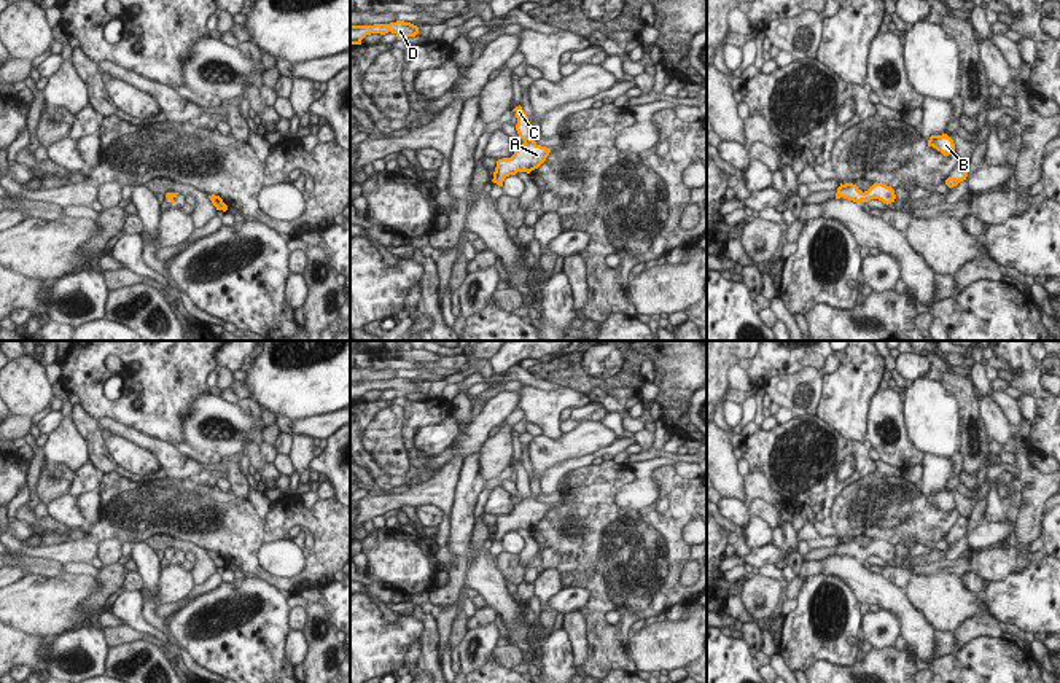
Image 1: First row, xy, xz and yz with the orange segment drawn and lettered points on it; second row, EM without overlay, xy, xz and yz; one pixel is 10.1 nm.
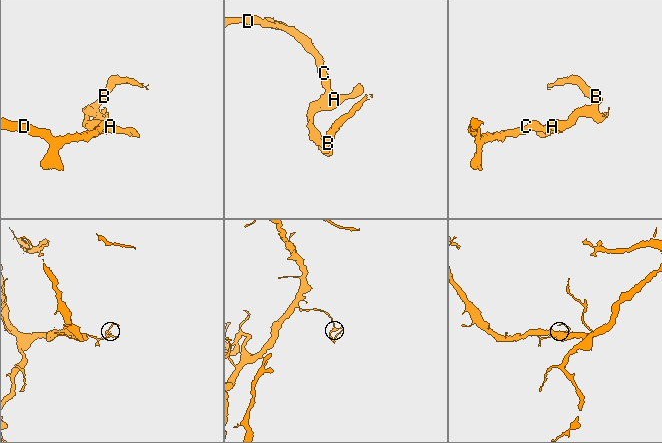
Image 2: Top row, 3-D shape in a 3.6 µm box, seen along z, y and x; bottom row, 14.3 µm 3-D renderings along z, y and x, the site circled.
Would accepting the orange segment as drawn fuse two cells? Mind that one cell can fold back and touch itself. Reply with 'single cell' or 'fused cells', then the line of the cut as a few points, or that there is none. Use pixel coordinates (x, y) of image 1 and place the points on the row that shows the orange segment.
single cell | no cut

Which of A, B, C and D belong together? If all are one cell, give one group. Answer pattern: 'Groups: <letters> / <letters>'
Groups: A B C D

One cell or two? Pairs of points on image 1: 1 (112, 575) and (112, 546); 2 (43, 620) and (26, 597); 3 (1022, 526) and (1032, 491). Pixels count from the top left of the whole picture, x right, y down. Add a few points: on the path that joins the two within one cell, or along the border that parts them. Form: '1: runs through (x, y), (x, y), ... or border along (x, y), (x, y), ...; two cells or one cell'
1: border along (116, 562), (104, 567); two cells
2: runs through (43, 615), (31, 602); one cell
3: runs through (1028, 518), (1032, 499); one cell

